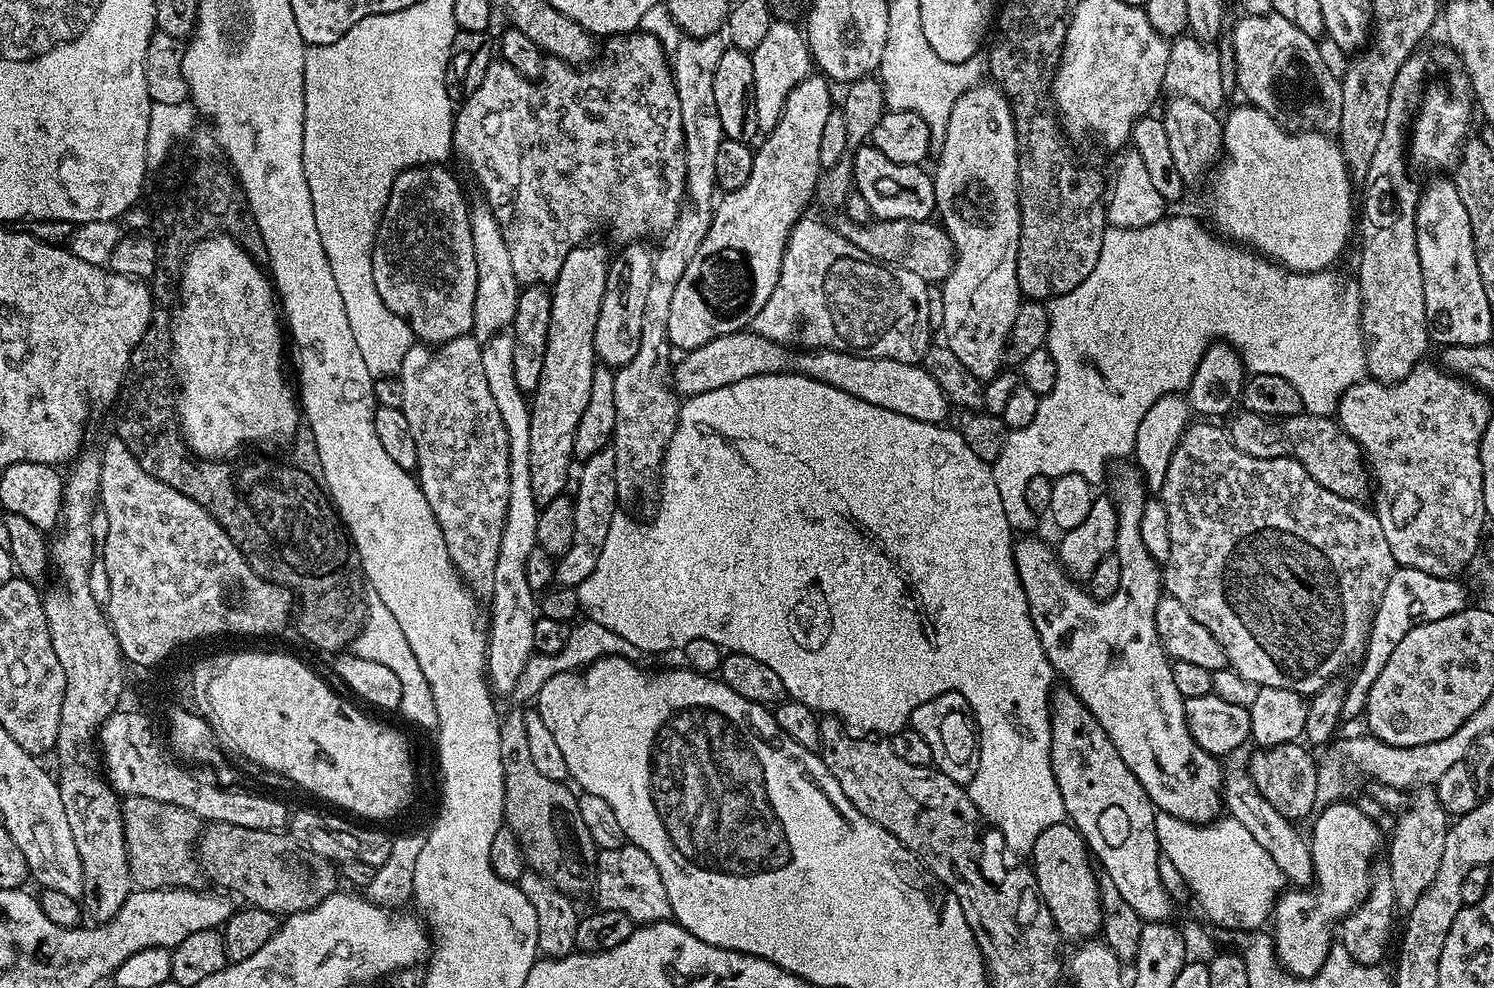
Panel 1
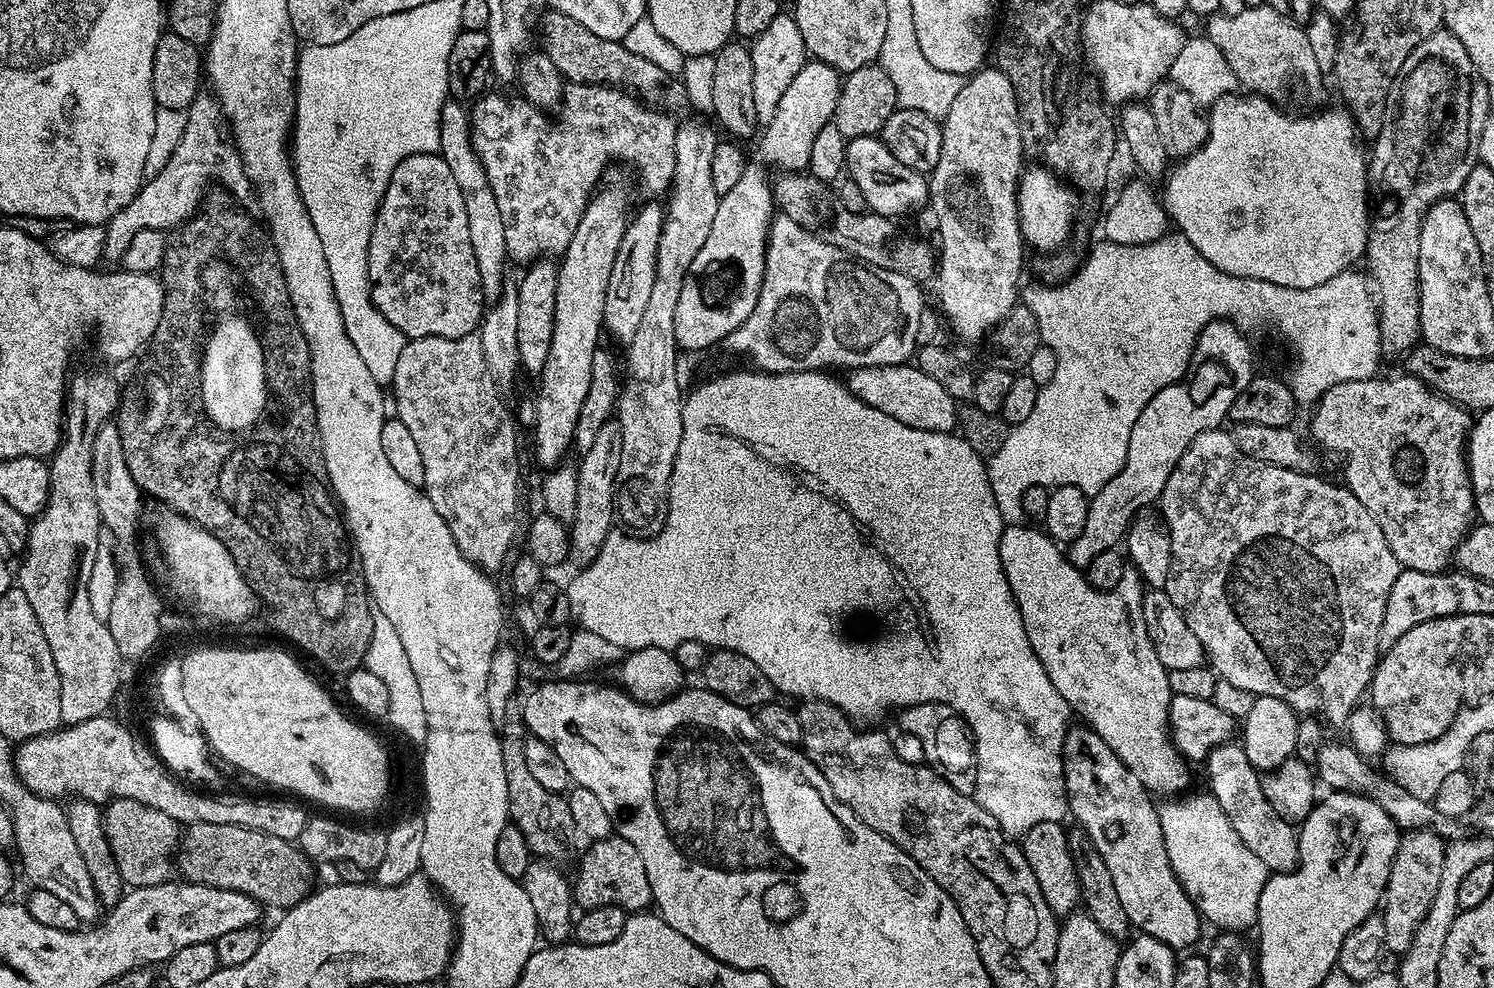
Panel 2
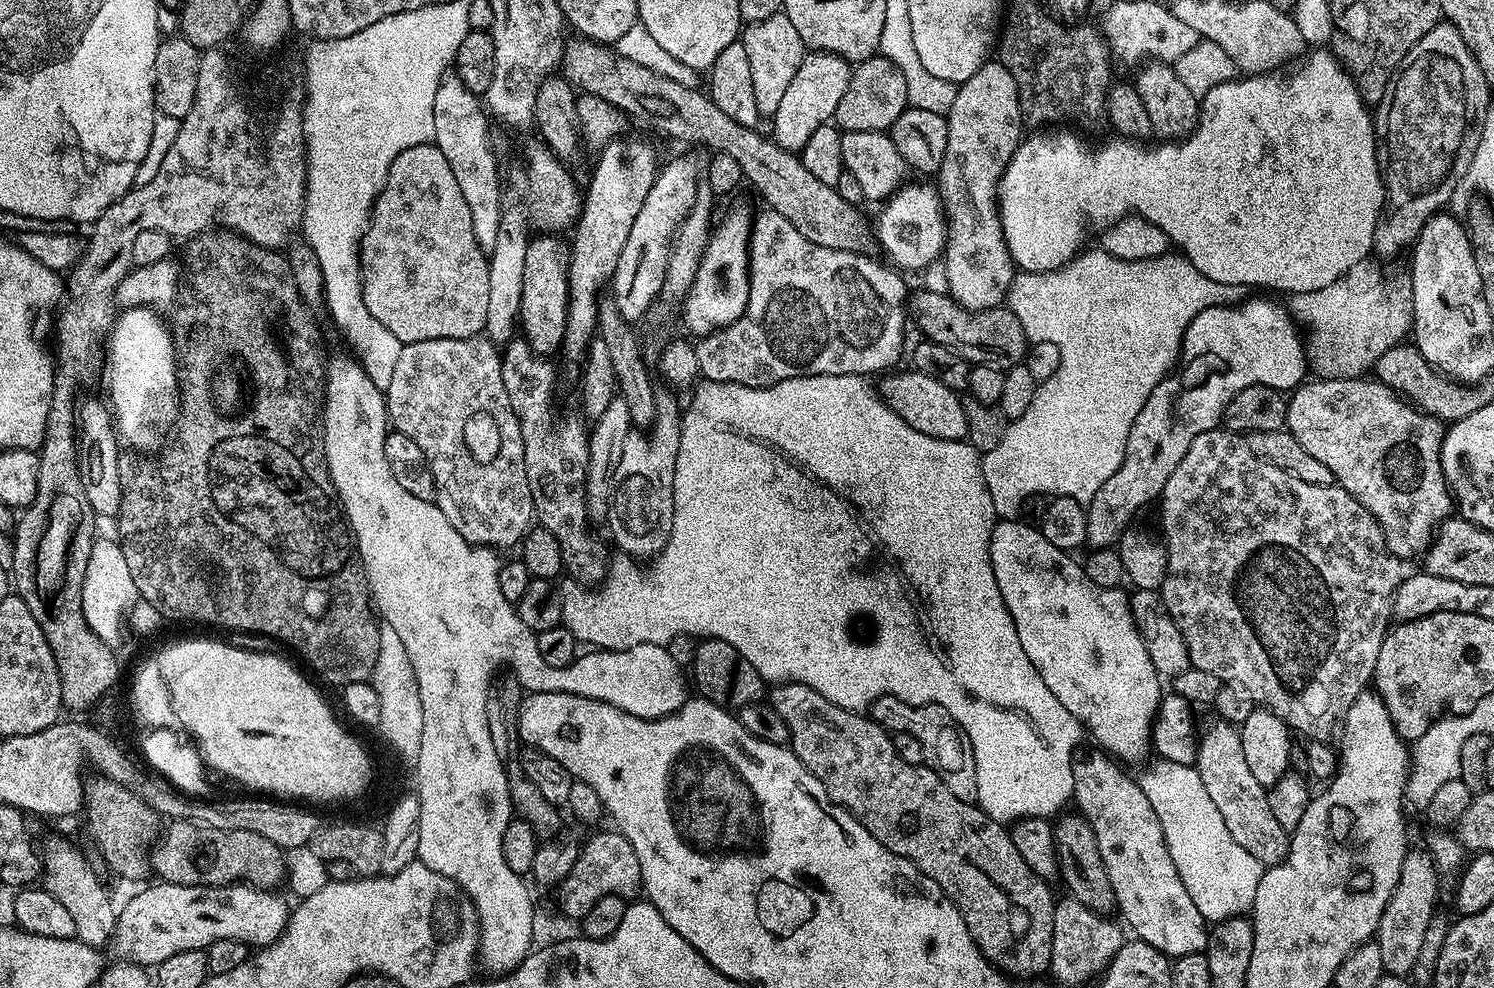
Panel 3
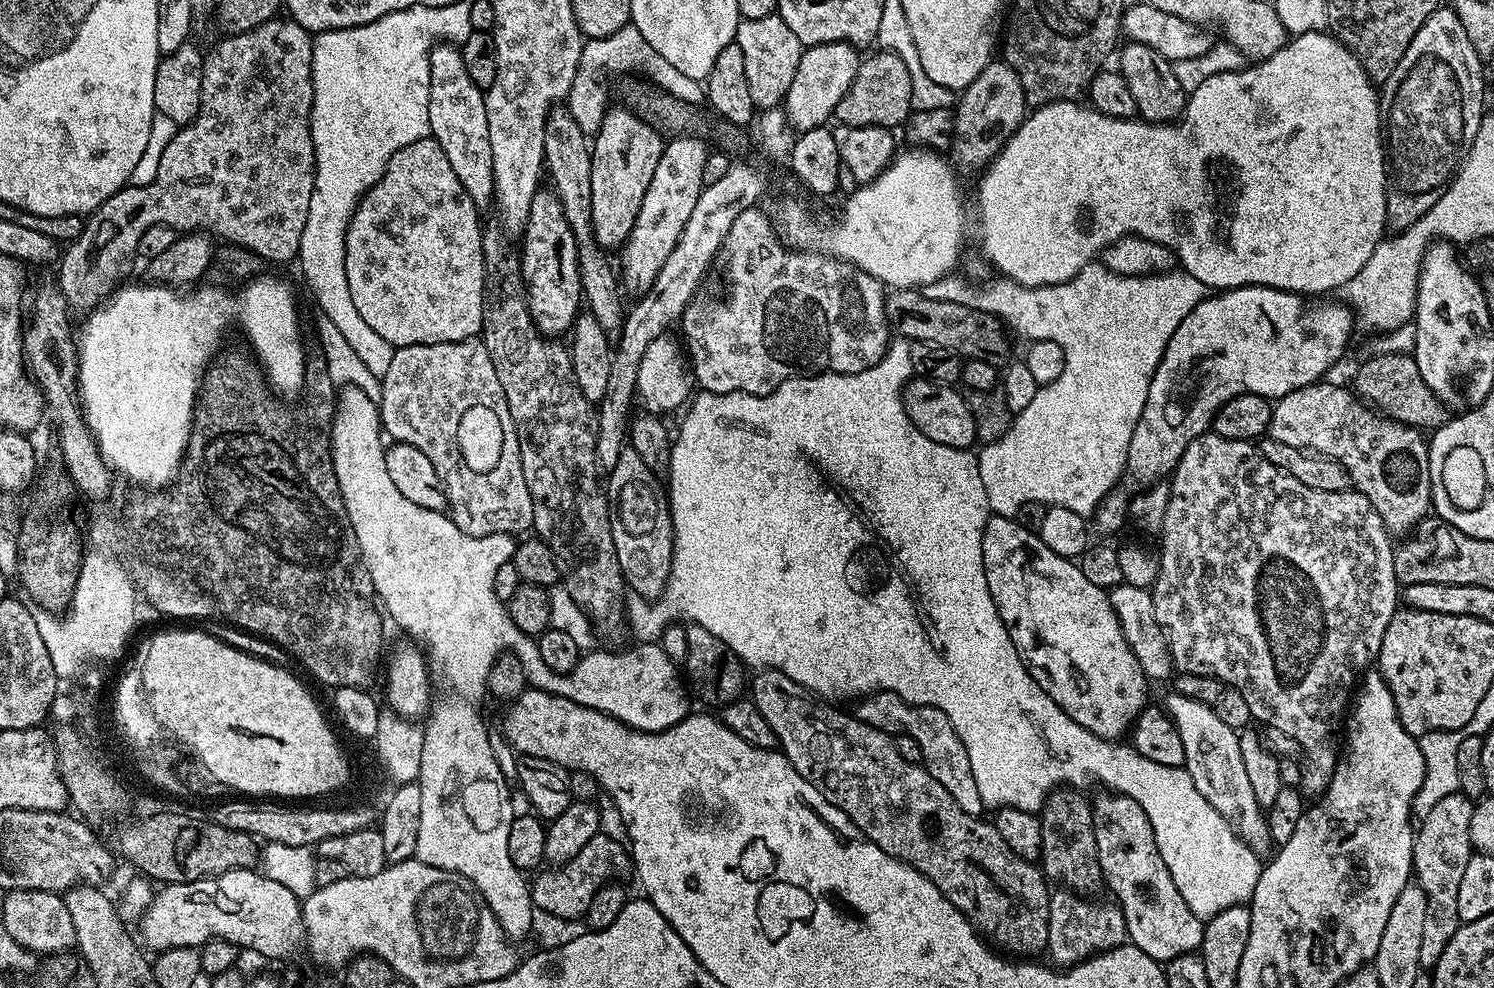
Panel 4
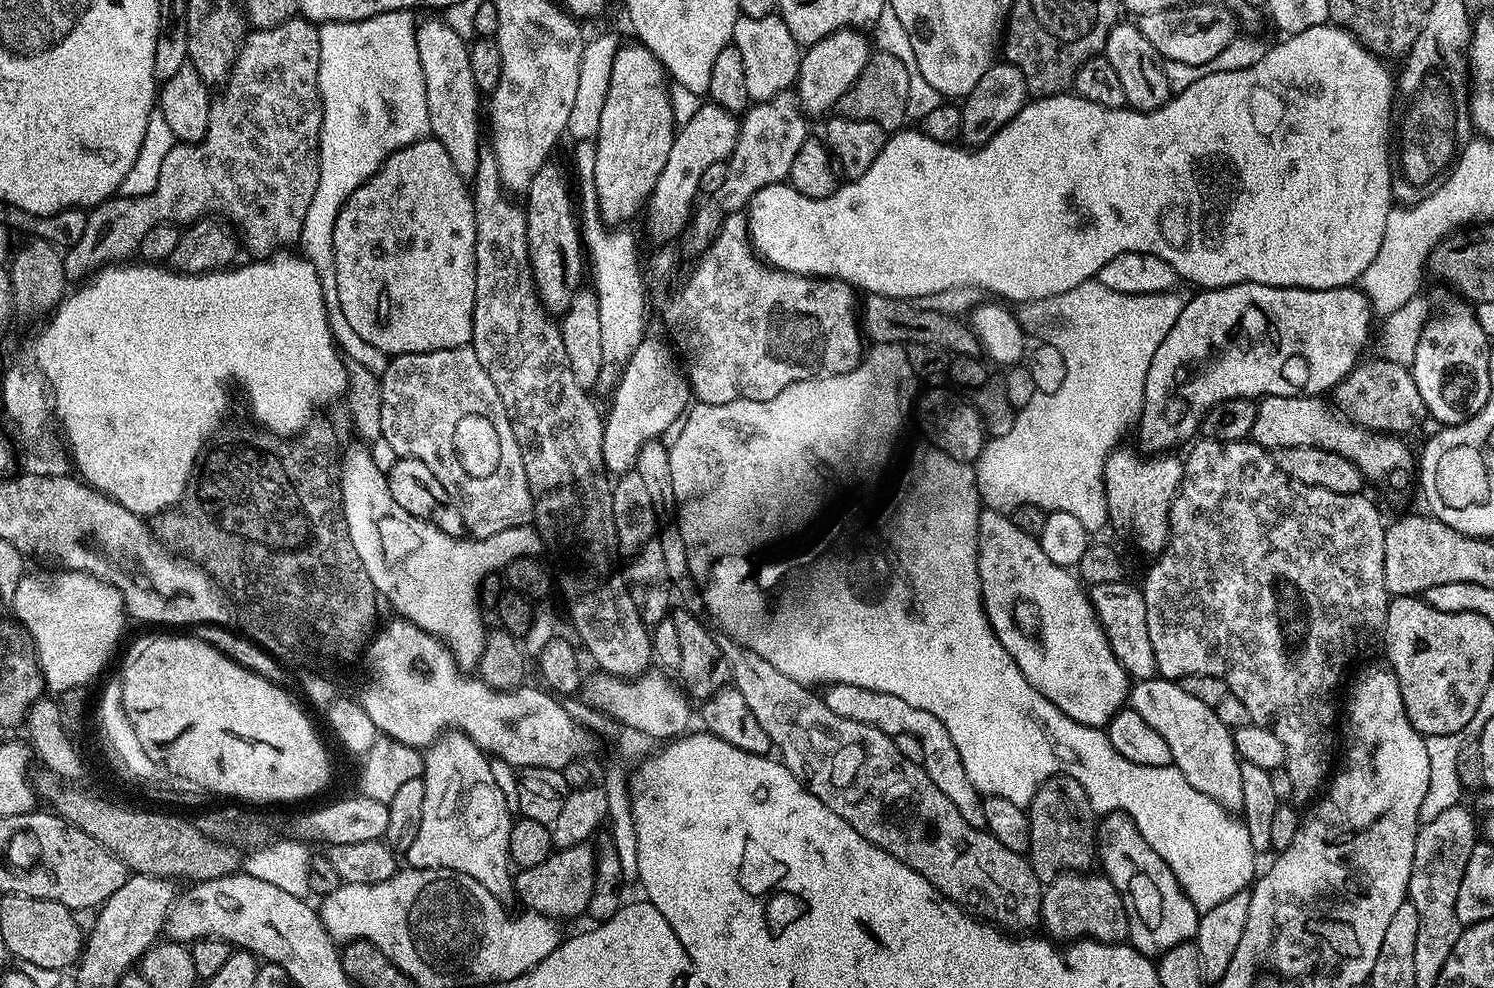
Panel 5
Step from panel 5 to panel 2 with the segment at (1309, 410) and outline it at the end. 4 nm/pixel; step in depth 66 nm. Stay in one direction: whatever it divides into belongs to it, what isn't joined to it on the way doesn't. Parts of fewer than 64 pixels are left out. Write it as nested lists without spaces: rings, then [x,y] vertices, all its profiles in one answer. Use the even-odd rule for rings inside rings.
[[[1401,374],[1393,380],[1359,380],[1358,382],[1342,382],[1338,386],[1330,386],[1316,401],[1312,412],[1312,436],[1328,452],[1333,452],[1344,463],[1343,483],[1352,491],[1354,498],[1370,510],[1374,521],[1382,528],[1387,546],[1398,558],[1401,569],[1409,568],[1419,572],[1442,572],[1453,563],[1454,553],[1460,541],[1468,534],[1469,528],[1474,524],[1474,505],[1472,502],[1472,479],[1468,477],[1468,461],[1466,459],[1466,437],[1474,423],[1469,409],[1461,408],[1460,405],[1448,400],[1438,392],[1433,392],[1427,384],[1423,384],[1417,376]]]

